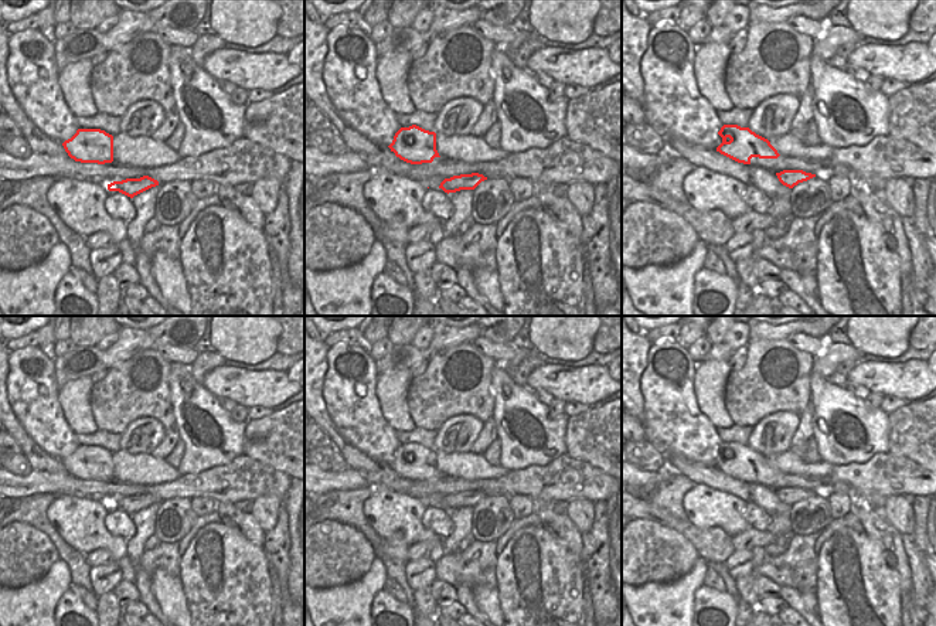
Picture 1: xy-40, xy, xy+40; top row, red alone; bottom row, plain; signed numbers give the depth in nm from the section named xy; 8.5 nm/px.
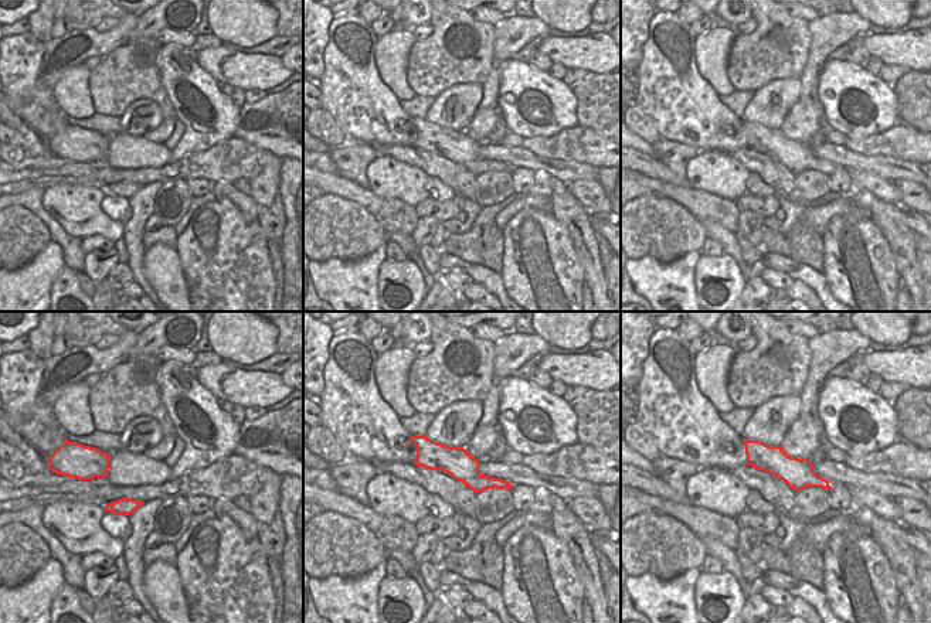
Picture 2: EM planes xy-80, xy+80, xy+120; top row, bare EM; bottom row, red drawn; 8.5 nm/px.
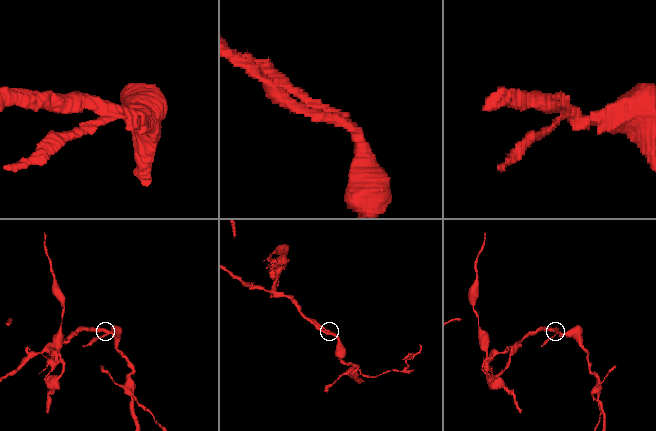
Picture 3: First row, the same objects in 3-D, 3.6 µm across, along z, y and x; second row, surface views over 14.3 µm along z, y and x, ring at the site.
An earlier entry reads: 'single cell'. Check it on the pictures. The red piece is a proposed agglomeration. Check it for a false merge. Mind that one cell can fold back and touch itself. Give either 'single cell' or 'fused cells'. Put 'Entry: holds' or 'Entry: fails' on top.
Entry: fails
fused cells

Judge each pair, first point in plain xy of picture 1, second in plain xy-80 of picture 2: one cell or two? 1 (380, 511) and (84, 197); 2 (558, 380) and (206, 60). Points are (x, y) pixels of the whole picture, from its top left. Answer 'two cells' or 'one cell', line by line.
1: one cell
2: one cell

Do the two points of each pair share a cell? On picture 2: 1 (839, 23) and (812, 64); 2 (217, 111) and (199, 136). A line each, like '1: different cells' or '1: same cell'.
1: same cell
2: same cell

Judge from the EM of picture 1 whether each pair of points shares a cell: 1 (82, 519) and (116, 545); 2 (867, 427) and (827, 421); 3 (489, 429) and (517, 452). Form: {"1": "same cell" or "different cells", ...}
{"1": "same cell", "2": "same cell", "3": "different cells"}

